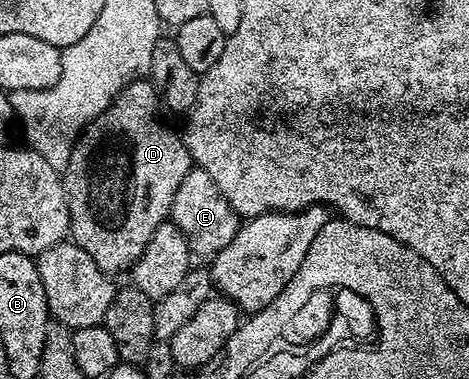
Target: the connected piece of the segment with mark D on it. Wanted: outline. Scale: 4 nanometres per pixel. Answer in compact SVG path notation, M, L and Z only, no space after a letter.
M132 78L130 82L119 90L119 96L80 135L79 140L75 142L73 153L69 157L69 165L61 173L63 188L67 194L67 208L69 209L69 217L71 218L70 238L78 247L85 249L85 253L89 253L89 257L93 257L93 261L97 261L97 265L102 271L108 273L116 273L115 271L126 272L139 260L141 253L145 253L145 245L149 245L149 237L153 237L153 233L157 233L157 229L163 223L168 222L171 206L173 205L173 197L177 197L177 189L181 185L181 181L185 181L185 173L189 173L193 166L187 146L183 144L182 138L176 132L174 135L163 124L163 119L159 116L159 111L161 112L161 104L159 95L155 91L155 86L146 78Z

